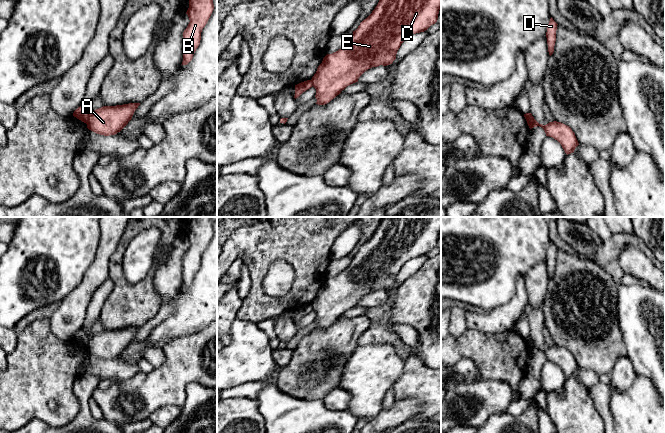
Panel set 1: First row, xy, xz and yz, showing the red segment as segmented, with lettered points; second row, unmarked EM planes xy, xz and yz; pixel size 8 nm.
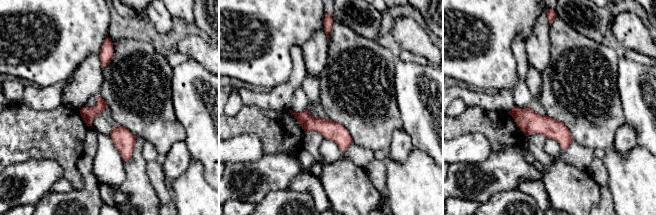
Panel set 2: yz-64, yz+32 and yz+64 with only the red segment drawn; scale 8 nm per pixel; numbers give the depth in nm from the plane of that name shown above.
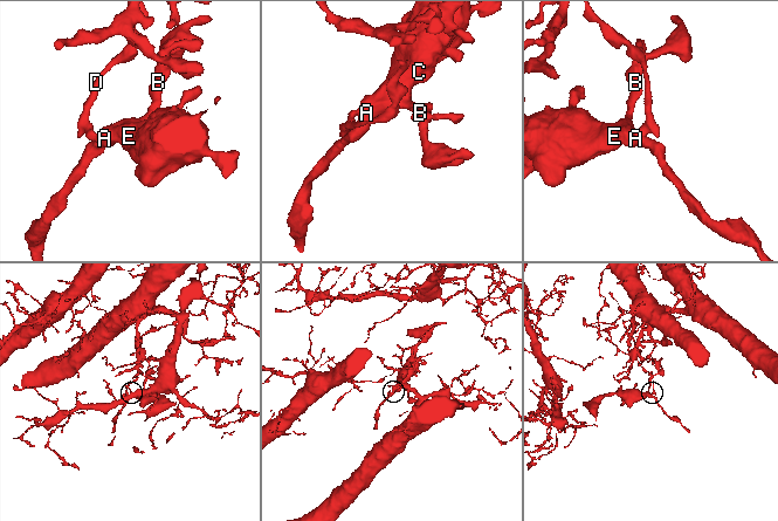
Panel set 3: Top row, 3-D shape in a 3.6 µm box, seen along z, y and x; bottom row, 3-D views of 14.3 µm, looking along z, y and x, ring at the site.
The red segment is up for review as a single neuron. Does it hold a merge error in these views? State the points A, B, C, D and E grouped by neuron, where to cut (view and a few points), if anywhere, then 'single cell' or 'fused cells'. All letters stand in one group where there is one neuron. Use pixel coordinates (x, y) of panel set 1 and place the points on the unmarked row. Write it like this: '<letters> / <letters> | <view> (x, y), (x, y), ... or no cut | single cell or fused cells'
A B C E / D | xy (89, 338), (86, 347) | fused cells

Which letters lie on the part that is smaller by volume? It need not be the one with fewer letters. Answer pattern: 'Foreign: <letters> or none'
Foreign: A, B, C, E

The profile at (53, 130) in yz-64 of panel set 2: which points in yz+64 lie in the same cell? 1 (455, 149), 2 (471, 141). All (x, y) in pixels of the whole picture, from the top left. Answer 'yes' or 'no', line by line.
1: no
2: no

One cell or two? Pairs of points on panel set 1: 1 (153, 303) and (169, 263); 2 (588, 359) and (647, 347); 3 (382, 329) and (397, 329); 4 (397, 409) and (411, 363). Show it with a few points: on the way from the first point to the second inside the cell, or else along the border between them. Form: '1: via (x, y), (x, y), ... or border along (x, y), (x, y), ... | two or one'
1: border along (153, 279), (155, 289), (162, 304) | two
2: border along (619, 329), (627, 355) | two
3: border along (391, 324), (390, 330), (407, 345) | two
4: border along (395, 400), (416, 399), (420, 403), (419, 414) | two

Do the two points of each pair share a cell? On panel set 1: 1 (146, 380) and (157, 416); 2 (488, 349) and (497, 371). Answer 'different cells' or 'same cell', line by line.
1: different cells
2: same cell

